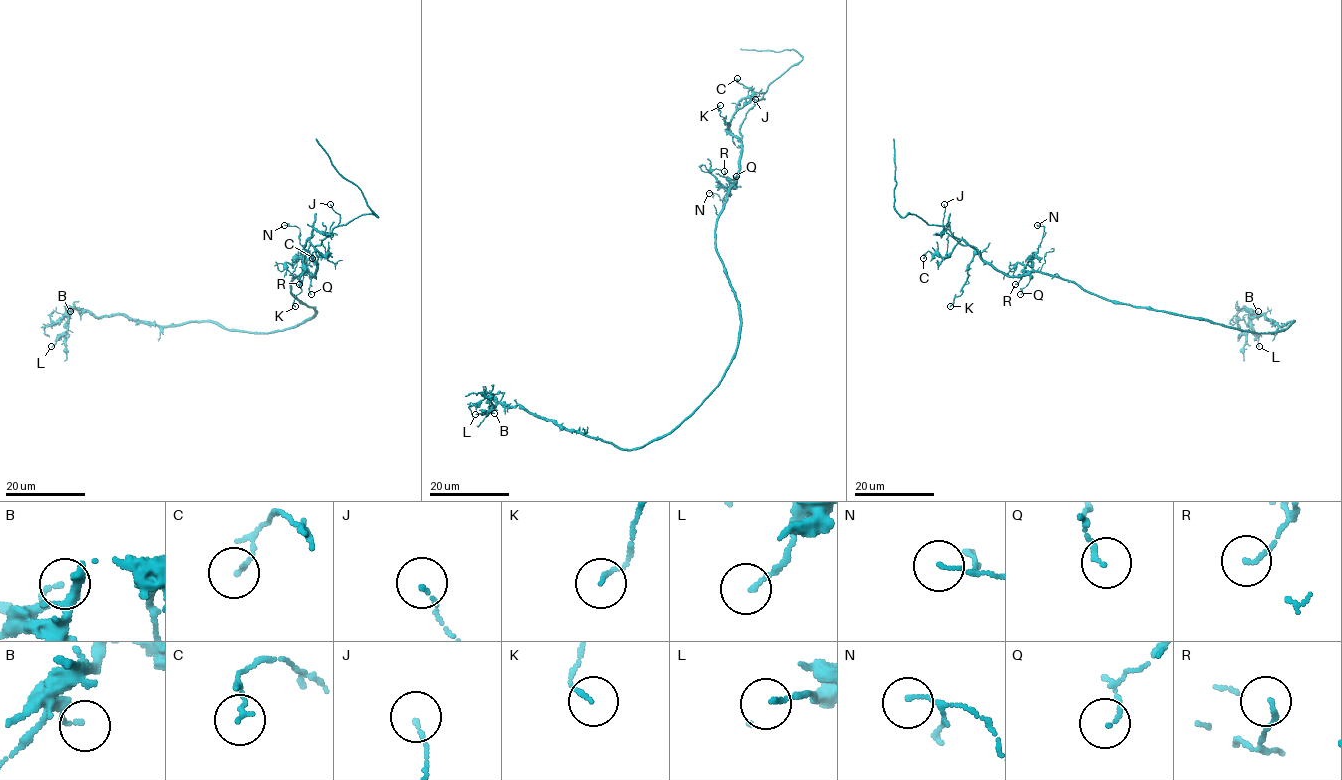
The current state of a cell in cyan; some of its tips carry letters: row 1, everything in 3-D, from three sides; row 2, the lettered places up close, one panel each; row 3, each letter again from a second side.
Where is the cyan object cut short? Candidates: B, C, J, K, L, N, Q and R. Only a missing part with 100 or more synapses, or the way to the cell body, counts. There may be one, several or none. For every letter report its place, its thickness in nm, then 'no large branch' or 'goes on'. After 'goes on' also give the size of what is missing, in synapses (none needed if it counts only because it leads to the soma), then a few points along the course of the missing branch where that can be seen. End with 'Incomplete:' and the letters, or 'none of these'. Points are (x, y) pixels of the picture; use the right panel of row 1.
B: at (1258, 311); 130 nm thick; no large branch
C: at (923, 258); 130 nm thick; no large branch
J: at (944, 204); 100 nm thick; no large branch
K: at (950, 306); 110 nm thick; no large branch
L: at (1259, 346); 110 nm thick; no large branch
N: at (1037, 225); 60 nm thick; no large branch
Q: at (1020, 294); 120 nm thick; no large branch
R: at (1015, 284); 110 nm thick; no large branch
Incomplete: none of these

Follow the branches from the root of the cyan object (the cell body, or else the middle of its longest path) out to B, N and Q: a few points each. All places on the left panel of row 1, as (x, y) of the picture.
B: (312, 307), (310, 318), (269, 332), (234, 331), (211, 321), (156, 325), (74, 308), (67, 315), (70, 311)
N: (312, 307), (291, 294), (290, 284), (305, 269), (305, 260), (298, 238), (299, 229), (284, 225)
Q: (312, 307), (291, 294), (290, 284), (302, 272), (309, 275), (311, 294)

